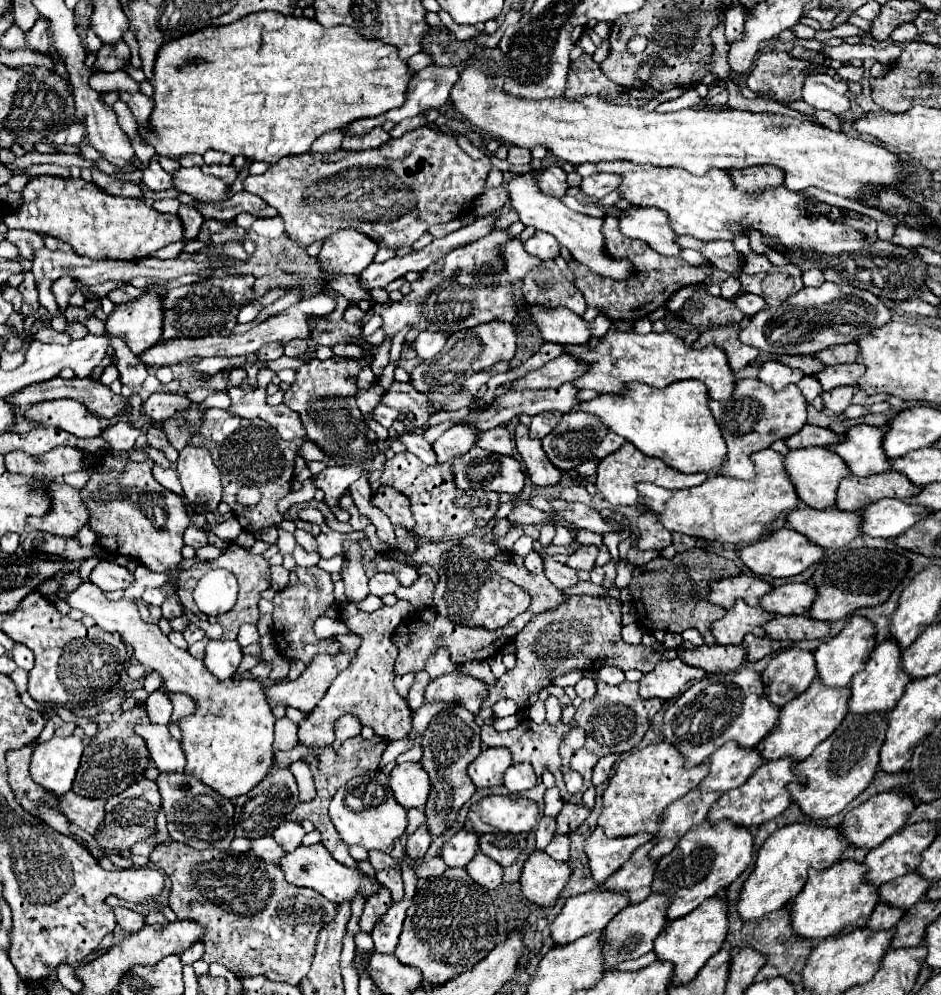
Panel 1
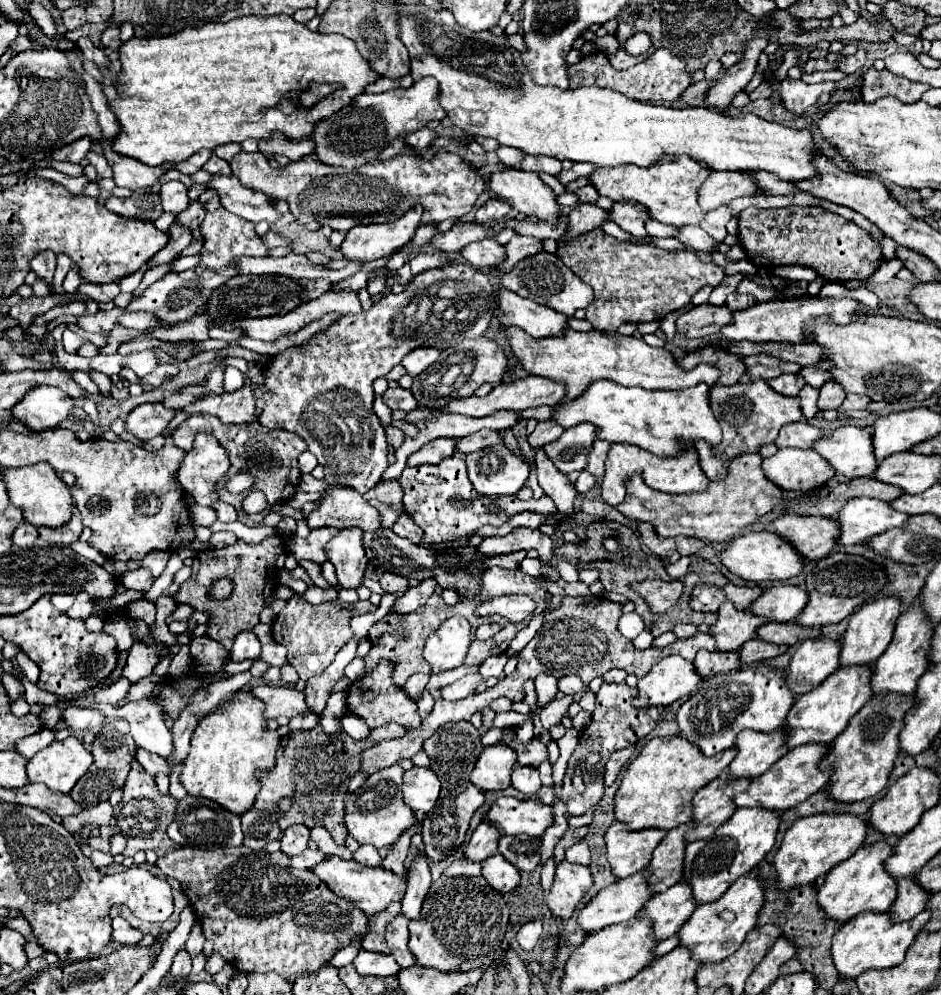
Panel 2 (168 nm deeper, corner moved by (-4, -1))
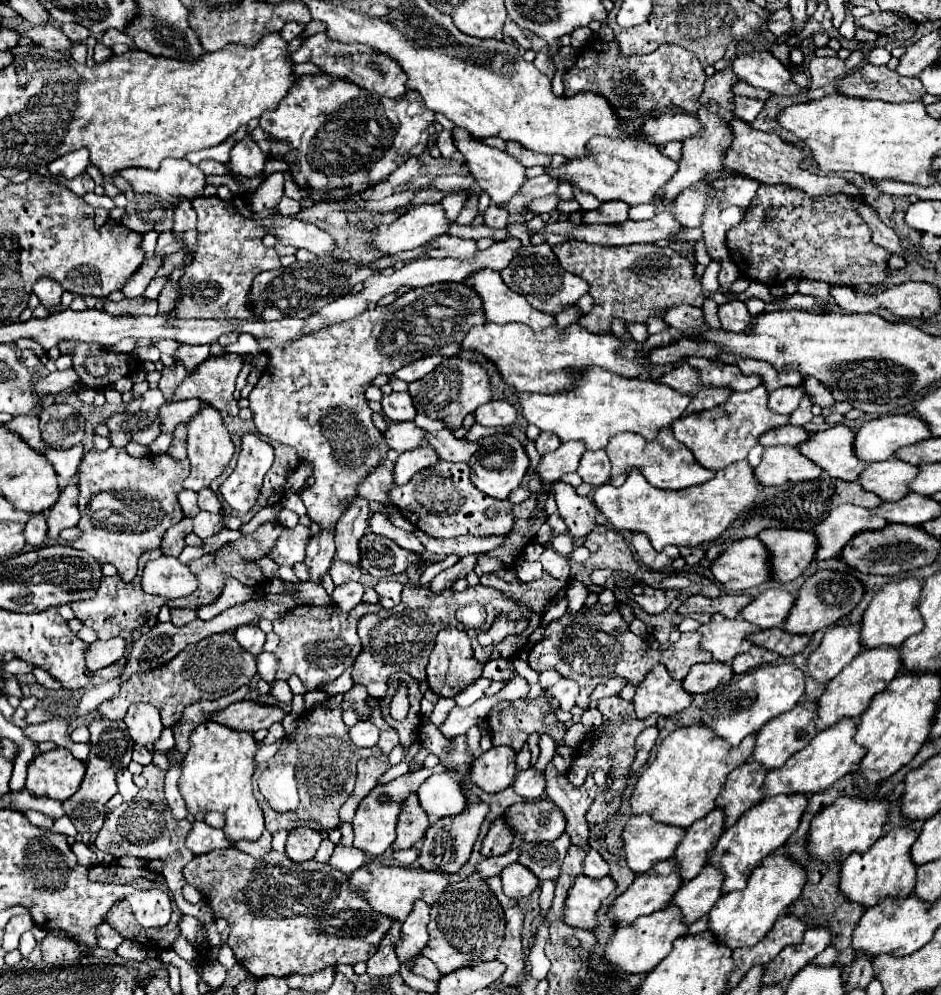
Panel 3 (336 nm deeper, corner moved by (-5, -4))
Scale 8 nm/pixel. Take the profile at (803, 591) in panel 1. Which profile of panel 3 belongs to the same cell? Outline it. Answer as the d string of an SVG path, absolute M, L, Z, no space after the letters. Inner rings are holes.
M768 588L754 598L740 616L760 628L782 628L796 598L780 588Z

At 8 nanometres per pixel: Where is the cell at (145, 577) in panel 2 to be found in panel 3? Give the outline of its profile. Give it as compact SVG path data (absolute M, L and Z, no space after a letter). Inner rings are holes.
M160 556L154 562L148 562L142 578L142 590L162 598L180 598L196 590L198 582L194 574L174 556Z

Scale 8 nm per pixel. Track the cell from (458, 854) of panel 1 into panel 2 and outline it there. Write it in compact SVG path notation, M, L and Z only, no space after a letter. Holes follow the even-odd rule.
M483 821L473 831L471 841L469 841L467 849L465 849L465 857L473 859L473 861L485 861L487 857L491 857L491 855L497 853L499 839L501 839L501 831L493 823Z

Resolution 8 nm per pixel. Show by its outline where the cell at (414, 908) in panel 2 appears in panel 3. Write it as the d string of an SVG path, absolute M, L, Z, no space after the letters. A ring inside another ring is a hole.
M416 902L410 916L402 924L402 934L396 944L396 954L402 964L410 964L410 958L418 956L428 942L426 924L430 922L430 908L426 902Z

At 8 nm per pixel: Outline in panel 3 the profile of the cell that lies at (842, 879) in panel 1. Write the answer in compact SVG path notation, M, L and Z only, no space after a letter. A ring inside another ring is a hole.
M894 828L886 836L882 836L868 852L864 854L850 854L840 864L840 890L848 902L856 902L864 908L876 906L886 898L894 898L902 902L914 890L916 866L910 860L910 846L916 842L918 834L908 828Z

